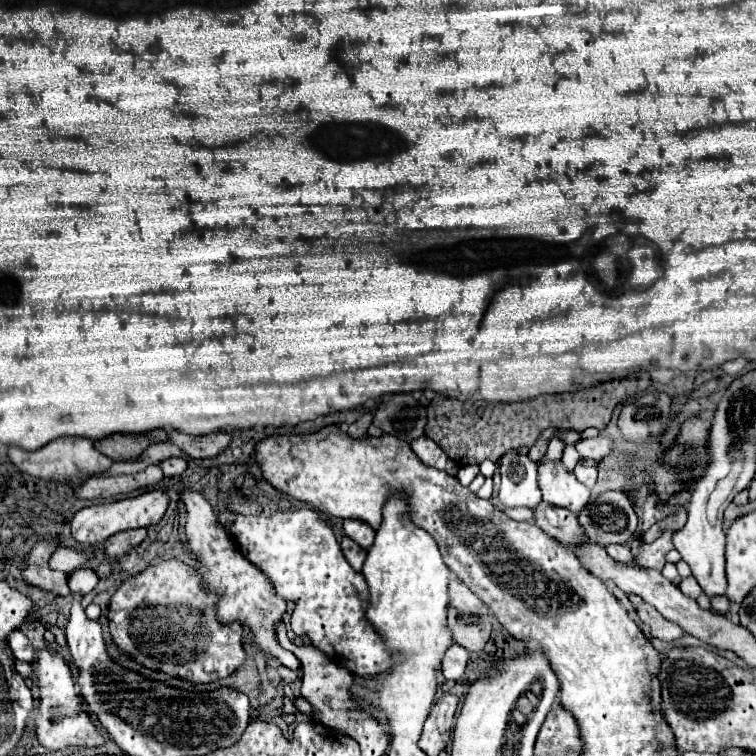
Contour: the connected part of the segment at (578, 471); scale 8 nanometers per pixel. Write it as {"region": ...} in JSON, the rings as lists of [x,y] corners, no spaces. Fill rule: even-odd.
{"region":[[[579,460],[577,466],[575,466],[575,476],[577,476],[577,480],[583,482],[587,488],[593,488],[595,482],[597,482],[597,468],[585,466],[583,460]]]}

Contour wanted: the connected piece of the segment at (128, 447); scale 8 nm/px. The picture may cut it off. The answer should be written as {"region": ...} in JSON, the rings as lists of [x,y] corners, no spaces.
{"region":[[[153,430],[147,434],[113,434],[97,440],[95,448],[111,460],[133,460],[137,458],[137,454],[141,454],[141,450],[145,450],[145,446],[165,440],[167,440],[165,430]]]}

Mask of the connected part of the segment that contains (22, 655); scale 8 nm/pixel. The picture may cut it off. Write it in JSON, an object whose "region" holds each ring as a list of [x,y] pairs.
{"region":[[[13,630],[7,636],[7,640],[9,640],[9,648],[11,648],[11,652],[13,652],[15,658],[25,660],[25,662],[31,662],[35,658],[35,648],[31,646],[29,638],[21,630]]]}

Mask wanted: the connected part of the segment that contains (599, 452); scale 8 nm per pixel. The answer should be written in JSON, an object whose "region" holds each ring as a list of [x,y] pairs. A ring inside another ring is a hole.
{"region":[[[599,434],[597,438],[577,442],[577,450],[585,460],[601,460],[611,452],[611,448],[613,448],[611,436],[603,436],[603,434]]]}

